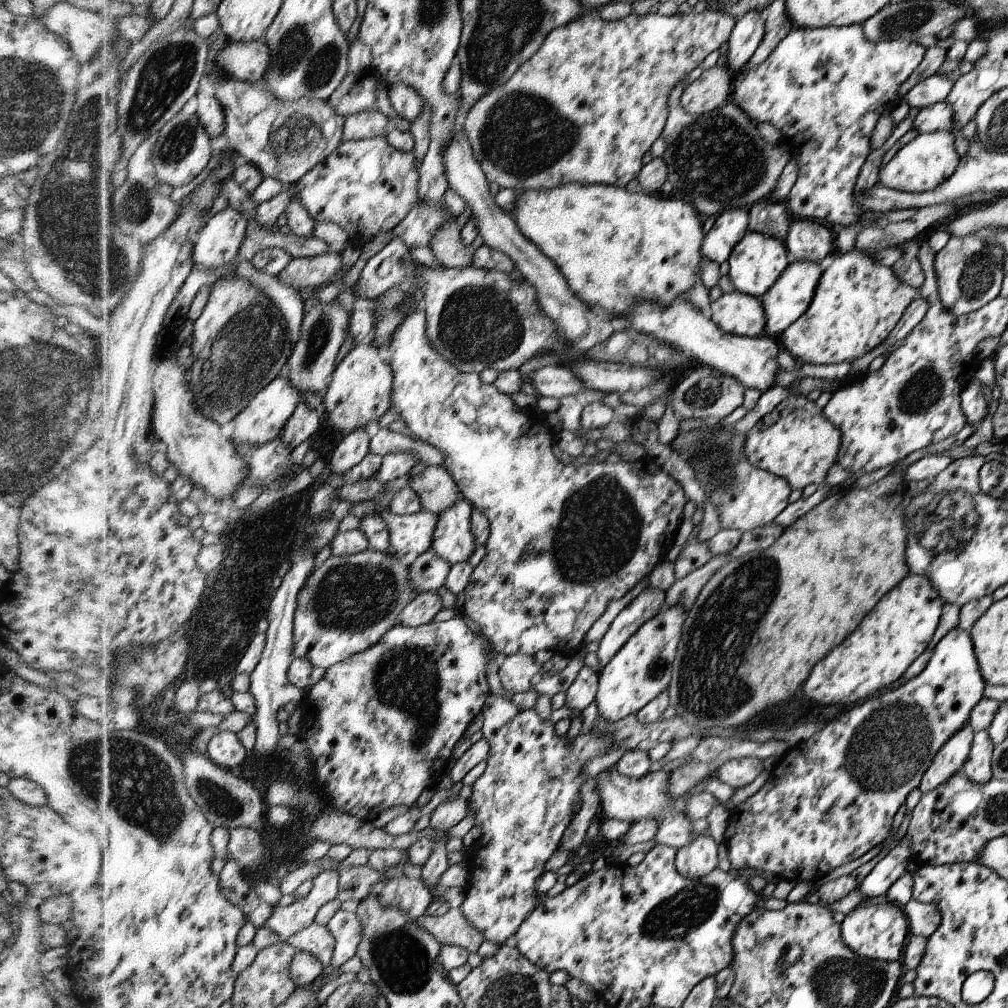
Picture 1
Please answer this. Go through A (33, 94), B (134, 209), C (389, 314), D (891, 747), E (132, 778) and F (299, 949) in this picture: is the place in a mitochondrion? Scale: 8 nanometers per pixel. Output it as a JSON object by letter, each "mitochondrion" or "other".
{"A":"mitochondrion","B":"mitochondrion","C":"mitochondrion","D":"mitochondrion","E":"mitochondrion","F":"other"}

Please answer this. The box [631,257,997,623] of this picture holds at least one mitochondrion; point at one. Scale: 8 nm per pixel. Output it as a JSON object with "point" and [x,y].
{"point":[944,522]}

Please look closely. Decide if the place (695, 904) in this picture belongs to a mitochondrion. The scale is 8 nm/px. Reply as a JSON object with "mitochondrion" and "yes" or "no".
{"mitochondrion":"yes"}

